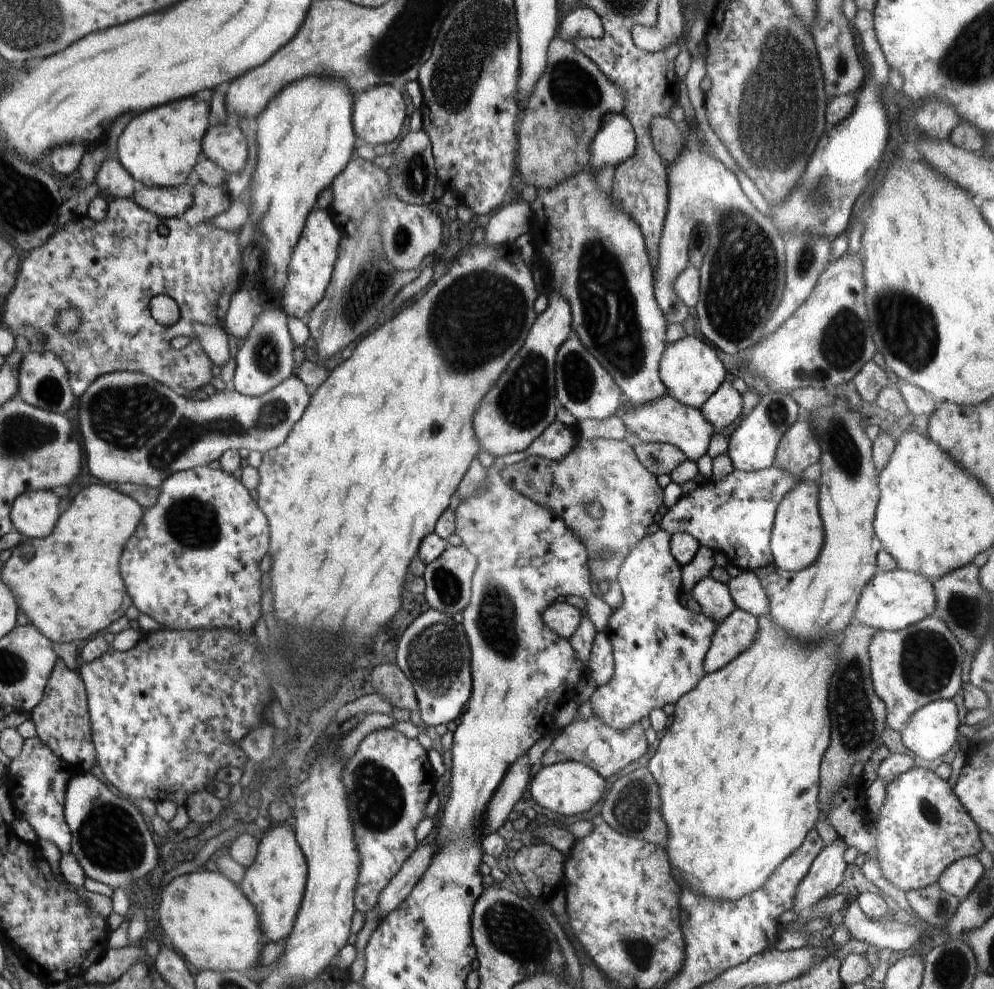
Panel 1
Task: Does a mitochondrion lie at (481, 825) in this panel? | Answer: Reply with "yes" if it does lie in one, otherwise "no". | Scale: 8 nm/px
no

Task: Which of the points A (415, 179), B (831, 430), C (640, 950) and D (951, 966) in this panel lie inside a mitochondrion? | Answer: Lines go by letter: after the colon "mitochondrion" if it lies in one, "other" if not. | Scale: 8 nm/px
A: mitochondrion
B: mitochondrion
C: mitochondrion
D: mitochondrion

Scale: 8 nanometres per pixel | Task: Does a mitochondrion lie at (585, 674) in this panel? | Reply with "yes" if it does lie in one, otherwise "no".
no

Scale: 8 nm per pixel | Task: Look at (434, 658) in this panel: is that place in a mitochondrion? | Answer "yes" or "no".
yes

